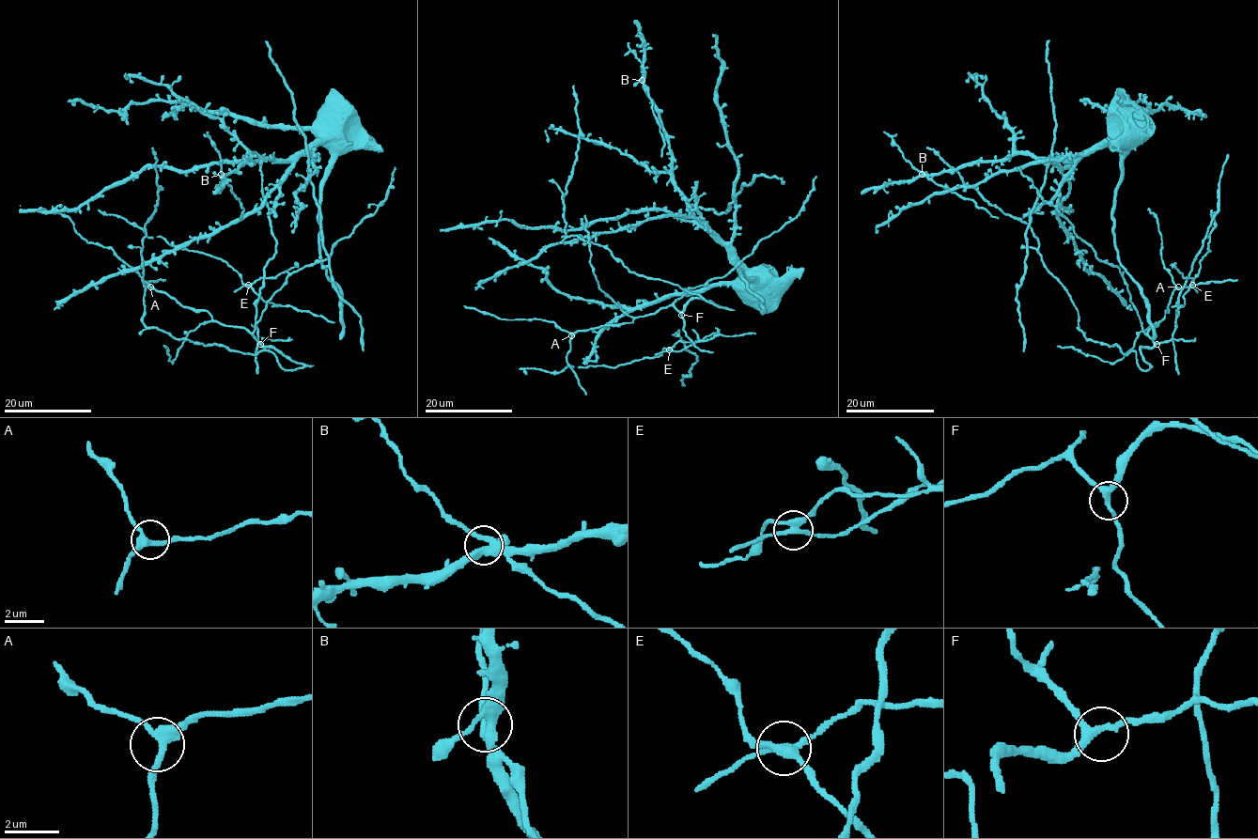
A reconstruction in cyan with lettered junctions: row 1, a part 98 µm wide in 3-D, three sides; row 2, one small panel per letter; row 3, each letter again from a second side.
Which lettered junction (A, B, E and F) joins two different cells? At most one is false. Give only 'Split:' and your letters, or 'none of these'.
Split: E

